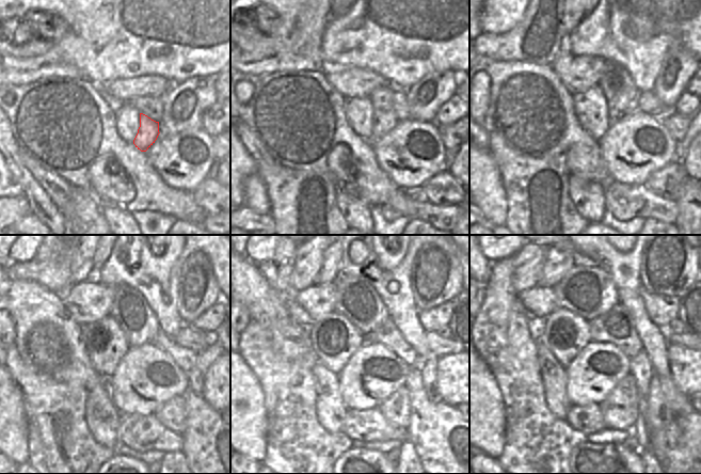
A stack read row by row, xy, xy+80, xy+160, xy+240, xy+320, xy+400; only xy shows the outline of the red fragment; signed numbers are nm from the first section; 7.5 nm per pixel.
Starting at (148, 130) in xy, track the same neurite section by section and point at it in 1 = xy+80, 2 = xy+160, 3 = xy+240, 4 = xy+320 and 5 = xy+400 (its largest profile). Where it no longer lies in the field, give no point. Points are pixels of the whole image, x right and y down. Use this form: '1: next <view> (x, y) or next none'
1: next xy+80 (384, 119)
2: next xy+160 (622, 95)
3: next xy+240 (130, 310)
4: next xy+320 (356, 299)
5: next xy+400 (588, 291)

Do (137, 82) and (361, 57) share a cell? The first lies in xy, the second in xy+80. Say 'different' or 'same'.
different

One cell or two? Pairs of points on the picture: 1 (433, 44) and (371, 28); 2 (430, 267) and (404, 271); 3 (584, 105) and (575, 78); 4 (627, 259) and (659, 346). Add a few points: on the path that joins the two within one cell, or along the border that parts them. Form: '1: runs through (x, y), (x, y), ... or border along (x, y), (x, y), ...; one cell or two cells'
1: runs through (418, 40), (404, 38), (399, 34), (386, 31); one cell
2: border along (419, 247), (411, 266), (412, 295); two cells
3: border along (598, 84), (573, 94); two cells
4: runs through (632, 281), (632, 299), (643, 325); one cell

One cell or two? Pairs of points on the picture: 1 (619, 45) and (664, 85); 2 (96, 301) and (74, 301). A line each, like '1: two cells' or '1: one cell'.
1: two cells
2: one cell

